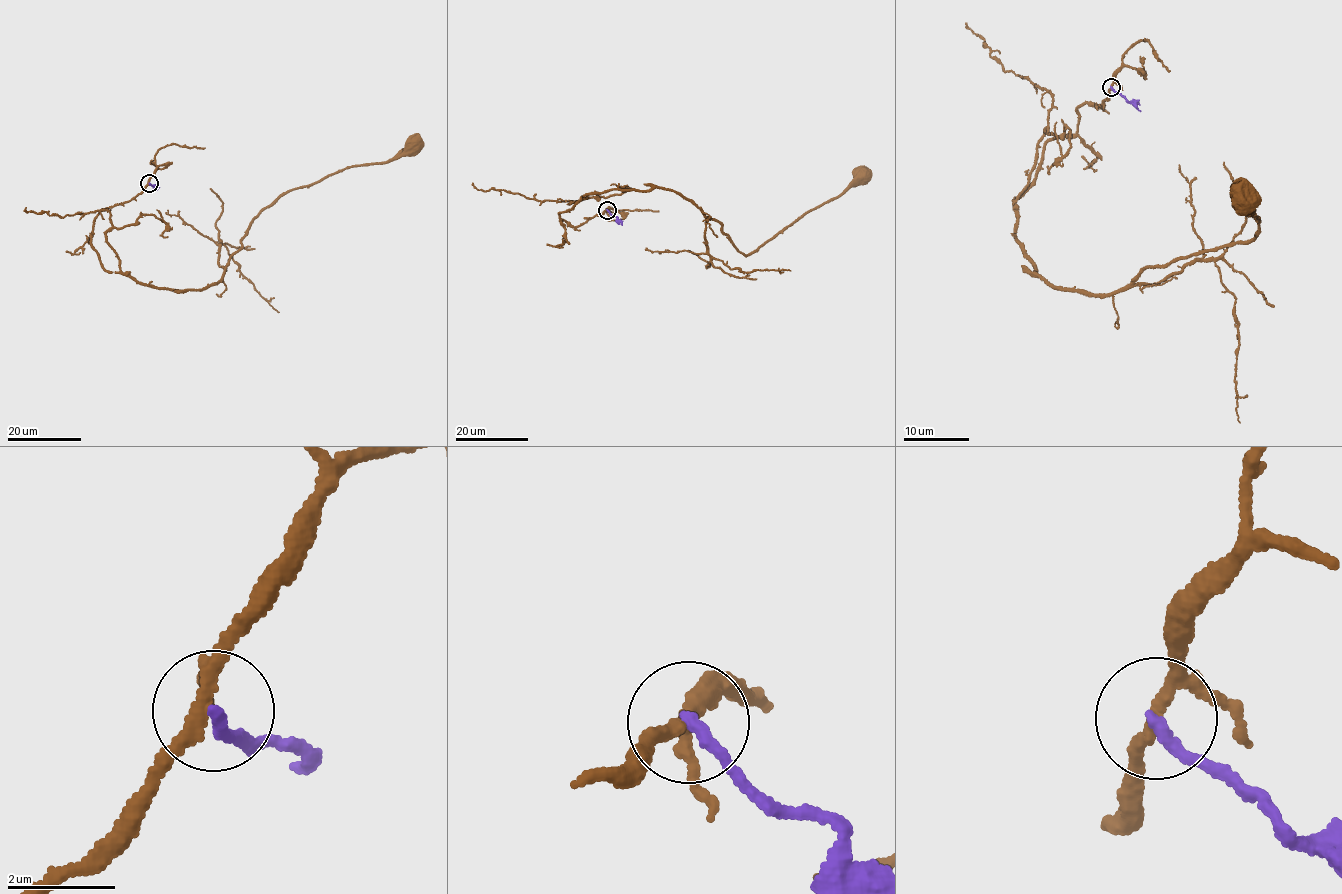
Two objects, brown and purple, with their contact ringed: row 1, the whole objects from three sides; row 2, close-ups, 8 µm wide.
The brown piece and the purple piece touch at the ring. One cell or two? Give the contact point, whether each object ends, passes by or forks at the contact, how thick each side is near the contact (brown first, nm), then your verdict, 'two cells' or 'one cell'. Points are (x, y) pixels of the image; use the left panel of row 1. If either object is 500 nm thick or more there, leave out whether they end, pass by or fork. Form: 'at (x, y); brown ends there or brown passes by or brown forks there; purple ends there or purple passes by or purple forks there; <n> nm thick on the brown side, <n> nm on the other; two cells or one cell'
at (149, 183); brown forks there; purple ends there; 190 nm thick on the brown side, 240 nm on the other; two cells

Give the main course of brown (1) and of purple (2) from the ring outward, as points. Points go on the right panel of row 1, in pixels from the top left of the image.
1: (1111, 87), (1014, 198), (1047, 284), (1103, 296), (1244, 244), (1260, 230), (1241, 204)
2: (1111, 87), (1141, 112)

